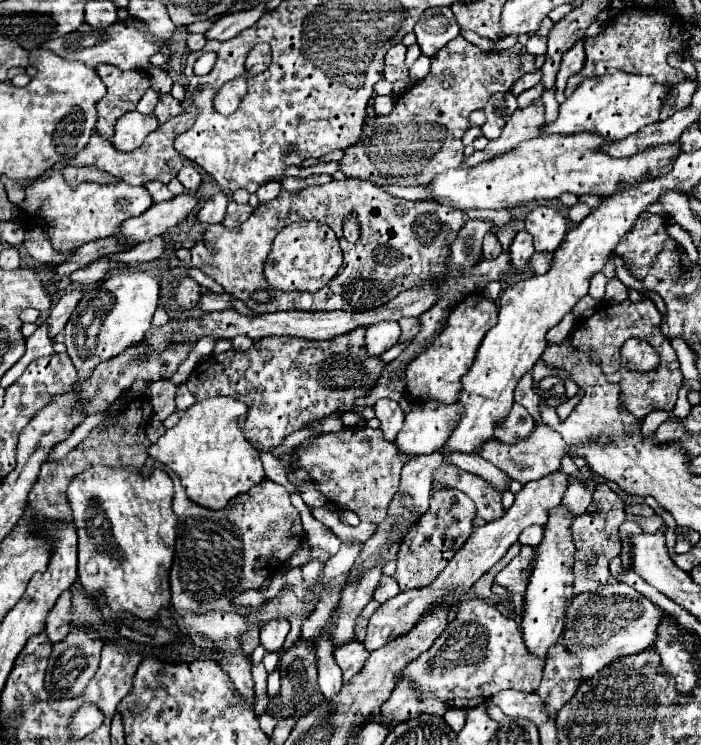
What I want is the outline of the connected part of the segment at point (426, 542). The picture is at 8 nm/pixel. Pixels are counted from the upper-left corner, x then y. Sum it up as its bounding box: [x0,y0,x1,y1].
[393,487,475,591]

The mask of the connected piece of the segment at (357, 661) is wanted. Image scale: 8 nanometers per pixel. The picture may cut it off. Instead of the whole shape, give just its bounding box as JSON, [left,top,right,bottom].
[335,641,369,683]

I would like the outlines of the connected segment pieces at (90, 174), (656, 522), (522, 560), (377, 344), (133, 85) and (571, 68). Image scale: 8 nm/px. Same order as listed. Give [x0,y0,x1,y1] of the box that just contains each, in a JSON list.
[[65,169,113,185],[633,515,663,533],[495,547,533,593],[365,321,401,355],[95,65,149,139],[557,41,585,91]]

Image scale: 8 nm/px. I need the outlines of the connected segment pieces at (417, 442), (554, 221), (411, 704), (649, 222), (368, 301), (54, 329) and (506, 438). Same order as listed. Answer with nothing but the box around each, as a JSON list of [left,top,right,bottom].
[[395,401,461,453],[525,207,567,253],[381,681,447,729],[615,213,667,269],[191,179,465,311],[49,287,83,337],[497,403,535,445]]

